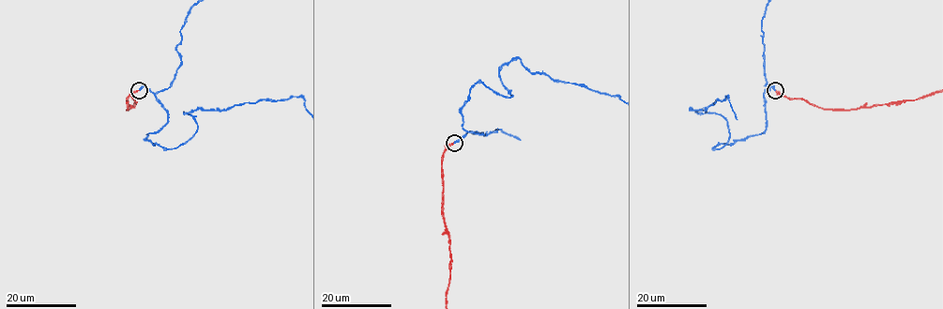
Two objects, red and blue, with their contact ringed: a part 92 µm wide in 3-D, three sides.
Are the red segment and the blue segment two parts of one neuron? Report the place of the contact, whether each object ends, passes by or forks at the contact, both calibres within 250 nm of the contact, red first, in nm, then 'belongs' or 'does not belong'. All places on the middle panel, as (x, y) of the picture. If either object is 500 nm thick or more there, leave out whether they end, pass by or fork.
place (454, 143); red ends; blue ends; calibres 320 and 320 nm; belongs

